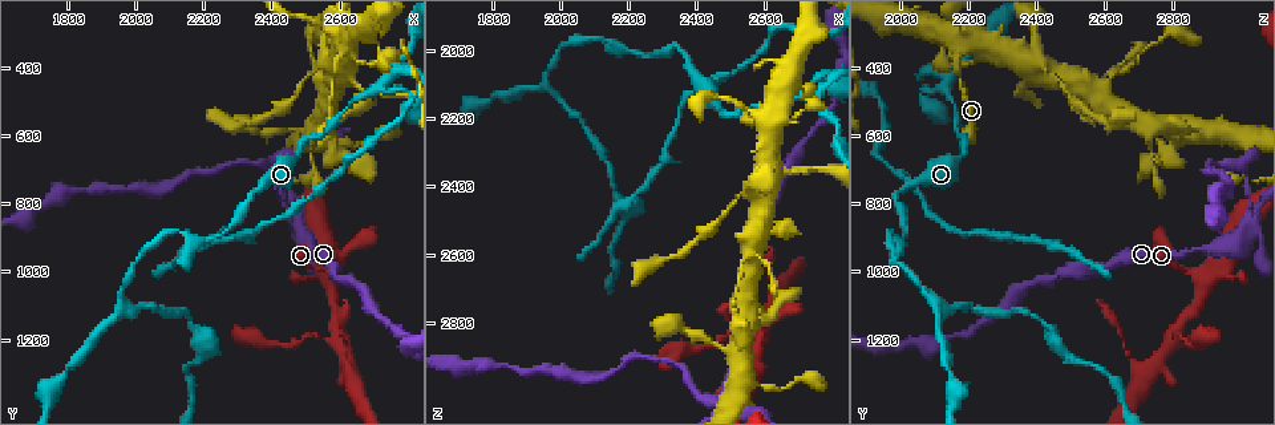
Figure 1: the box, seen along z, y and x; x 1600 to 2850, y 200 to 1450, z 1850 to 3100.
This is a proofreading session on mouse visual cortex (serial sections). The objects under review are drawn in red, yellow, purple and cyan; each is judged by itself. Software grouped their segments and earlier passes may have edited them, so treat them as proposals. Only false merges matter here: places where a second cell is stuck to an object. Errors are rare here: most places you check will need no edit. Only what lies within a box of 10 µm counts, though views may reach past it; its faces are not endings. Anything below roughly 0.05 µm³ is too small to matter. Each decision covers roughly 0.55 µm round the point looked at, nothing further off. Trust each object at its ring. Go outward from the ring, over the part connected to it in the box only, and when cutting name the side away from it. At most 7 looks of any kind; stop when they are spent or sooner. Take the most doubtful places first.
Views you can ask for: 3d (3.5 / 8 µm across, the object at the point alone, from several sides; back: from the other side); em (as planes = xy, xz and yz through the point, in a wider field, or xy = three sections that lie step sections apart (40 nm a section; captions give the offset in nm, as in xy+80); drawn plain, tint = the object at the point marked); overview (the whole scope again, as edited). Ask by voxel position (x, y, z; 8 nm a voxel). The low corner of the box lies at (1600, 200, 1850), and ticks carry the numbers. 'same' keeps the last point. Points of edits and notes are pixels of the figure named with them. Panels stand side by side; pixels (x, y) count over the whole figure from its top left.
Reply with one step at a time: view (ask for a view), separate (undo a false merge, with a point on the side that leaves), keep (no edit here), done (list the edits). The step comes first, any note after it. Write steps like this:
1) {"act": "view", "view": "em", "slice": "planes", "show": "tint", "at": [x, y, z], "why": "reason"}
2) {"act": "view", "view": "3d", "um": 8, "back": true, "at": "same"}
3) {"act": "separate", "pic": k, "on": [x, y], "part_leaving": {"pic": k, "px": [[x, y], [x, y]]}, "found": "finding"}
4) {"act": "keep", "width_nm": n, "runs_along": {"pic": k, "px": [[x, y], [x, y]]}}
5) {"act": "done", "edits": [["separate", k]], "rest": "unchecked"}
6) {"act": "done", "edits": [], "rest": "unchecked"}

{"act": "view", "view": "3d", "um": 3.5, "at": [2720, 460, 2140], "why": "thick turns thin"}

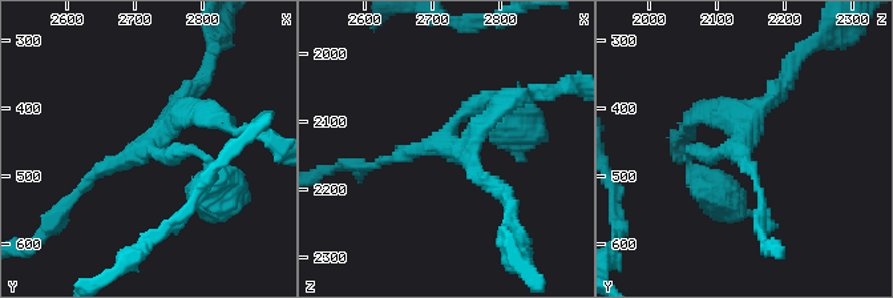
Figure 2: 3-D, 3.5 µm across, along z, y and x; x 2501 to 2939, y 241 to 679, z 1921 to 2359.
{"act": "view", "view": "em", "slice": "xy", "step": 3, "show": "tint", "at": [2720, 455, 2130], "why": "now the EM"}

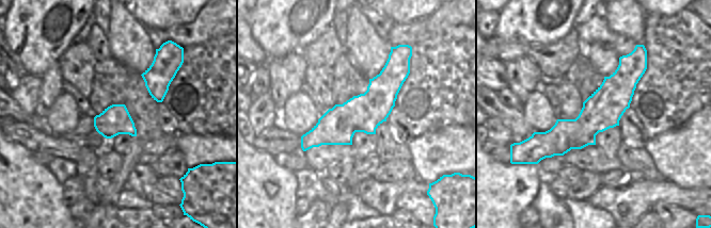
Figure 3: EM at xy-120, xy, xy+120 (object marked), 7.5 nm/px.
{"act": "keep", "arm_widths_nm": [100, 150, 200, 200], "runs_along": {"pic": 3, "px": [[643, 67], [574, 133], [534, 146]]}, "found": "all the same cell"}

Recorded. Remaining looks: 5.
{"act": "view", "view": "3d", "um": 3.5, "back": true, "at": [2590, 1200, 2800], "why": "small branch off a trunk"}

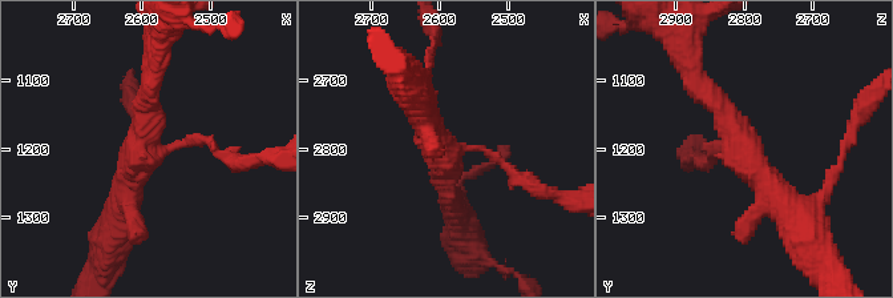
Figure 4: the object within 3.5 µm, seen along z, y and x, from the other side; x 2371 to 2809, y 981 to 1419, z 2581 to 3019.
{"act": "view", "view": "em", "slice": "planes", "show": "tint", "at": [2600, 1200, 2800], "arms": 3, "arm_widths_nm": [150, 250, 350]}

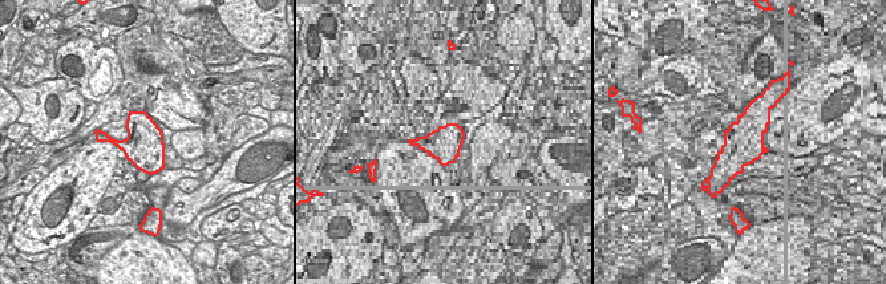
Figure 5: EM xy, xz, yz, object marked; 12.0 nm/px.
{"act": "keep", "found": "one cell here"}

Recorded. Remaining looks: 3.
{"act": "view", "view": "3d", "um": 3.5, "at": [2100, 880, 1960], "why": "abrupt turn"}

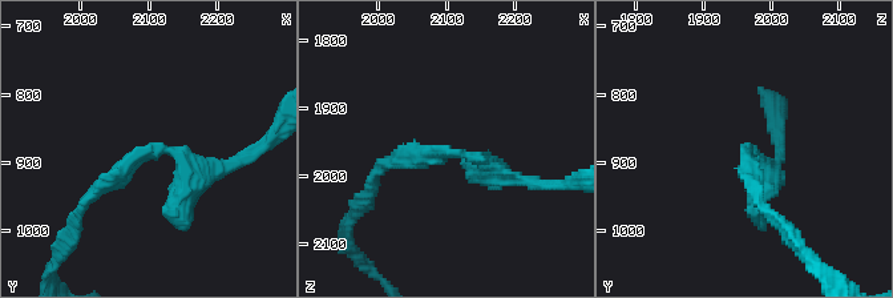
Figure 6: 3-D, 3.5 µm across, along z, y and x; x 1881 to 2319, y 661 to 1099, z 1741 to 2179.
{"act": "view", "view": "em", "slice": "xy", "step": 2, "show": "tint", "at": [2100, 880, 1960]}

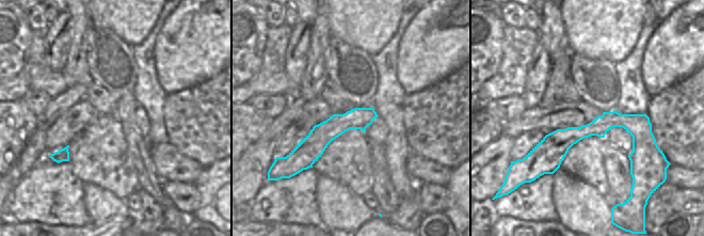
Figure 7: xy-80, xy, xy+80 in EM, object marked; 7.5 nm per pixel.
{"act": "keep", "arm_widths_nm": [200, 250], "runs_along": {"pic": 7, "px": [[654, 145], [606, 121], [531, 156]]}, "found": "one cell here"}

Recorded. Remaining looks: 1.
{"act": "done", "edits": [], "rest": "unchecked"}

